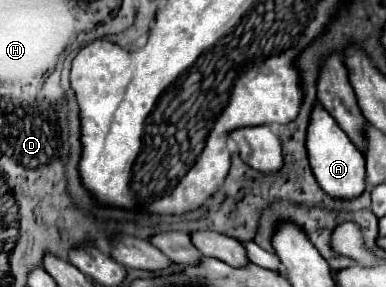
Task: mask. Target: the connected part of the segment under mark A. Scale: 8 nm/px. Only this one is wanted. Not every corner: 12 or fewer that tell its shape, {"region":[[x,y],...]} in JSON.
{"region":[[321,105],[307,153],[329,197],[365,191],[365,157]]}

